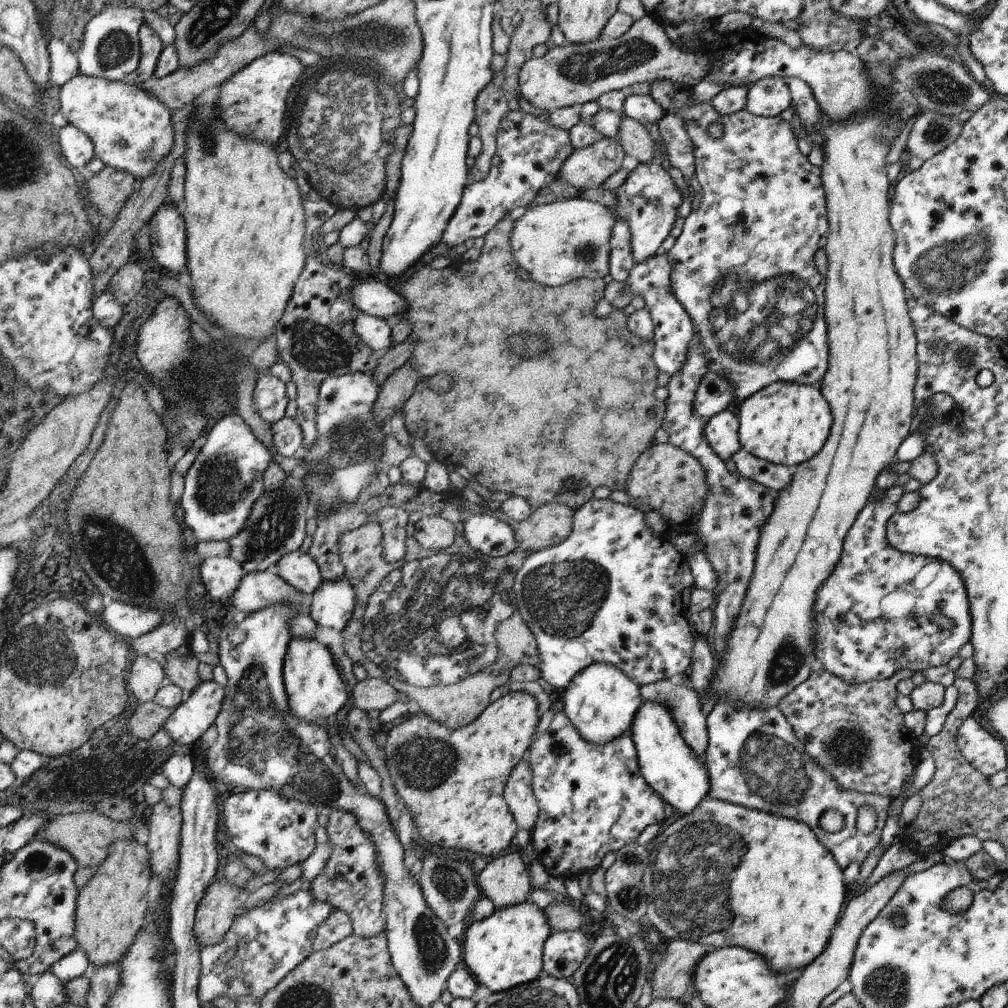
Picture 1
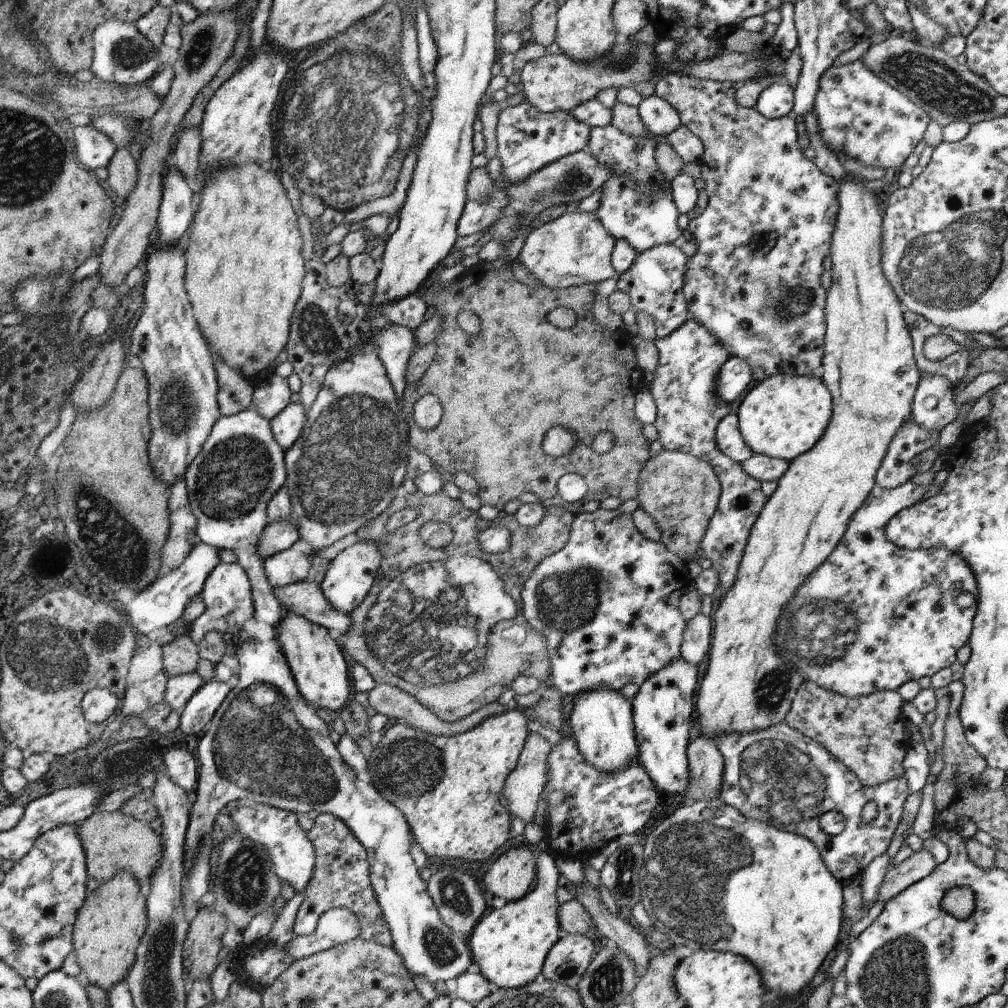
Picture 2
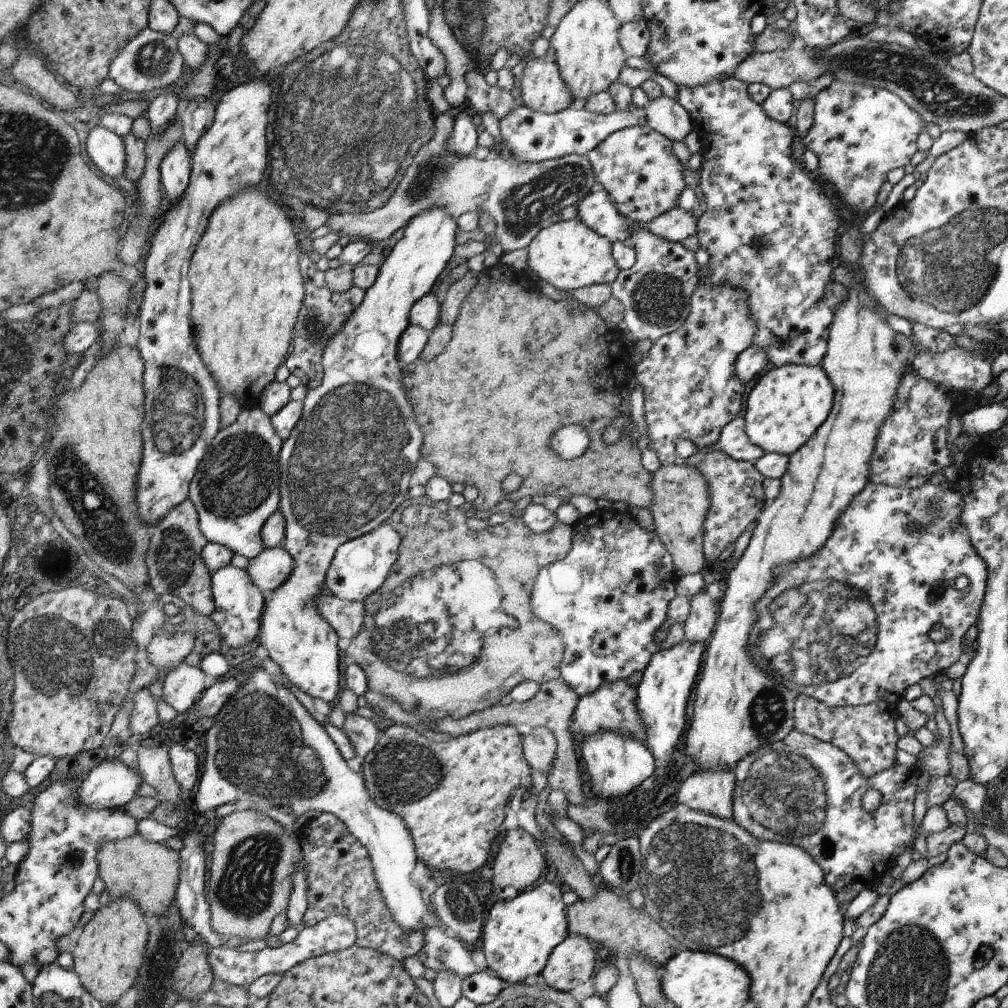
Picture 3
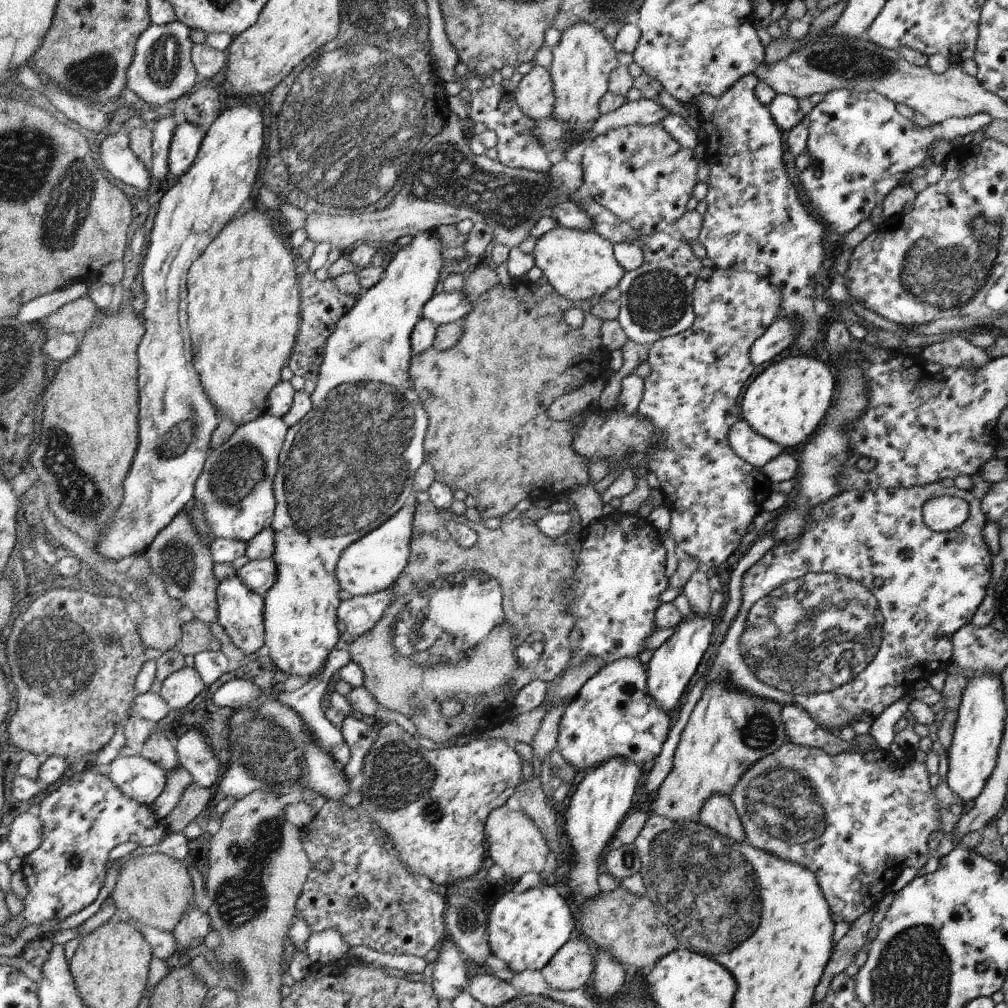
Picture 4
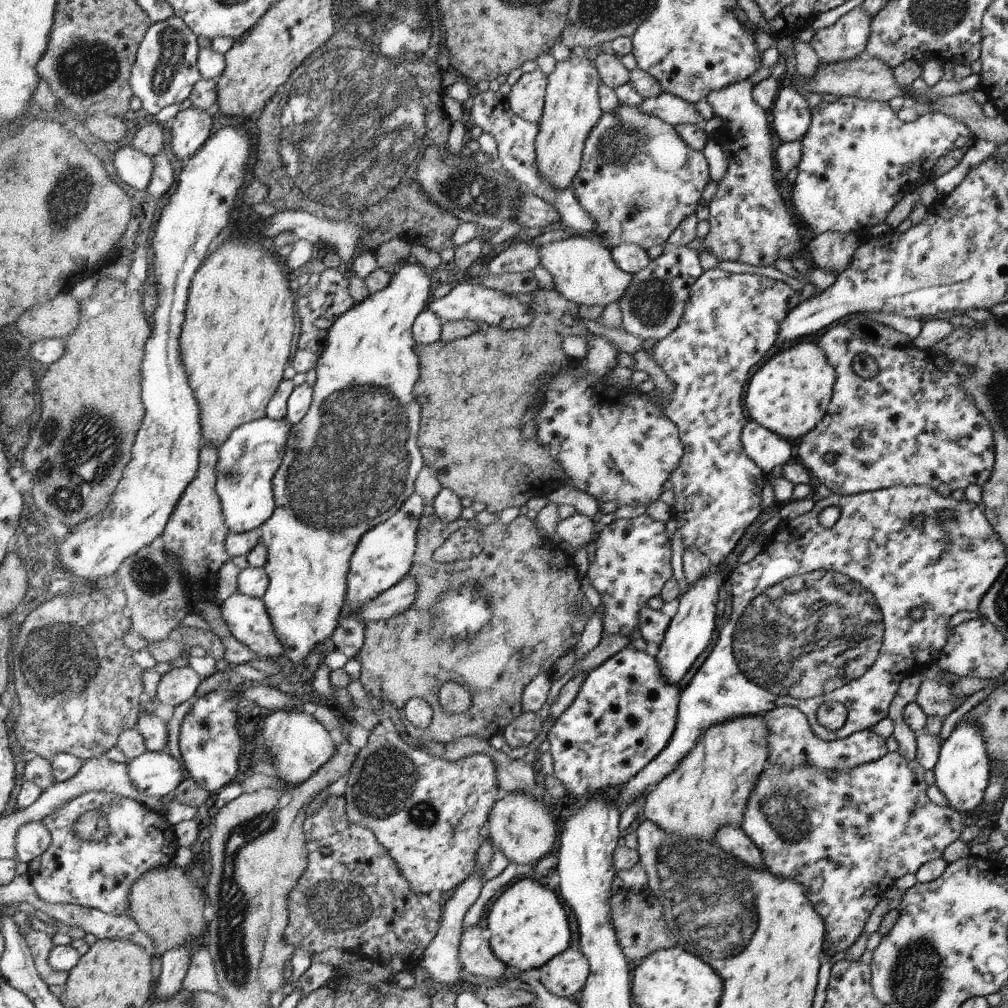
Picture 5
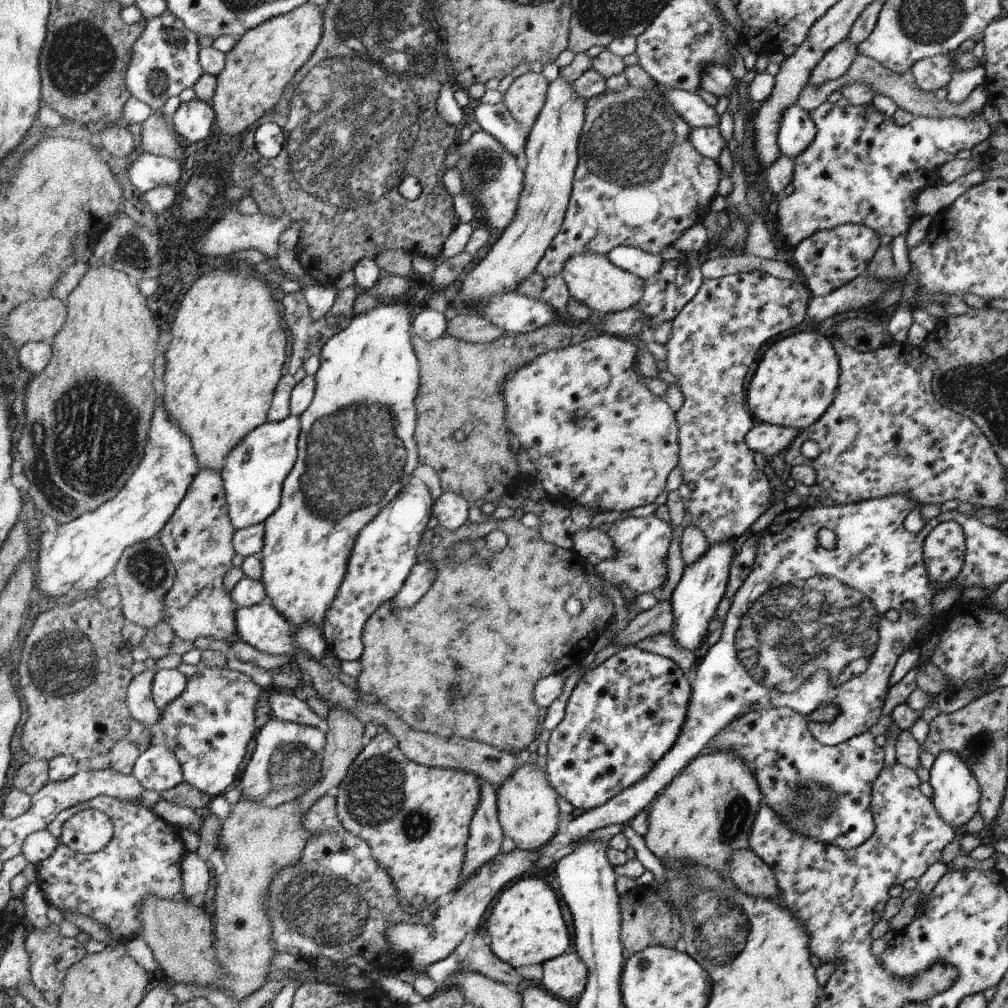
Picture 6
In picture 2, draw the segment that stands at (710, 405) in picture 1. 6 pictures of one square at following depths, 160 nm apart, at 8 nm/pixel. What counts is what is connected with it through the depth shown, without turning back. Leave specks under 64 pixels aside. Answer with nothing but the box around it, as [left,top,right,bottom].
[717,356,755,402]

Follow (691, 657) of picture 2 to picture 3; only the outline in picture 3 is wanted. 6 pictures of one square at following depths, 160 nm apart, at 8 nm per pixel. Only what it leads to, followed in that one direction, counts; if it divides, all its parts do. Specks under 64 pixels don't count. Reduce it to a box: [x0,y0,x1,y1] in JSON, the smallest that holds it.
[683,589,718,642]

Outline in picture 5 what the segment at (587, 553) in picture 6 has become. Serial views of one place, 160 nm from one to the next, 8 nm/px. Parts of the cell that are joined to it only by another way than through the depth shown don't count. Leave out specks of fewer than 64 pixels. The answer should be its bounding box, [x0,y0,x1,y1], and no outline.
[556,513,599,548]

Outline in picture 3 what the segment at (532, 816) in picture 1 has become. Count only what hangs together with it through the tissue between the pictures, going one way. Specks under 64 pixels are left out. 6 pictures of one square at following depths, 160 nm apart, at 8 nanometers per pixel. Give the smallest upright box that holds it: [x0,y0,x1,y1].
[524,727,557,775]

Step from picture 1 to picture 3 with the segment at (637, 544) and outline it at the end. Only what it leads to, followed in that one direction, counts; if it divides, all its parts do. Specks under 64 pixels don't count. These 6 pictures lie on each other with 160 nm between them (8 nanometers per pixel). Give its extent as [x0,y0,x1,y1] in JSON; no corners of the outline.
[531,509,686,696]

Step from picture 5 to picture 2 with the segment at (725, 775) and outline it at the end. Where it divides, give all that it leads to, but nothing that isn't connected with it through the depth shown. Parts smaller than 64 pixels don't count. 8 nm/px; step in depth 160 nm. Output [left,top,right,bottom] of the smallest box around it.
[696,176,918,742]

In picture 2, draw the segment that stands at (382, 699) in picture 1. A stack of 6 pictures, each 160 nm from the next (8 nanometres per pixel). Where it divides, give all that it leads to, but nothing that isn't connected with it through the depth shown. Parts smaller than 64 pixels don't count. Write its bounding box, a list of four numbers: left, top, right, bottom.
[367,683,510,737]

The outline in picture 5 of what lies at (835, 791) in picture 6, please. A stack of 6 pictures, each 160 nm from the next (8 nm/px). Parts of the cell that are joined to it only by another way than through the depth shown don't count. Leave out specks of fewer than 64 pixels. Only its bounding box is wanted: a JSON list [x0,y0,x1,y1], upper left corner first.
[763,705,886,770]

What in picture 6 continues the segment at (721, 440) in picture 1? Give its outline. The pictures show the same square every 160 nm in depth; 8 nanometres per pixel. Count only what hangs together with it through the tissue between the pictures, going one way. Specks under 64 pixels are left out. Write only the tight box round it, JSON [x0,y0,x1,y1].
[746,423,802,458]

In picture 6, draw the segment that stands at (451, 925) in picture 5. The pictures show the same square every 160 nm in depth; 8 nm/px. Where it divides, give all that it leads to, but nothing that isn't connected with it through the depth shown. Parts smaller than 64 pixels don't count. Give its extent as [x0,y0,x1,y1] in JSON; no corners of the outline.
[462,780,504,881]

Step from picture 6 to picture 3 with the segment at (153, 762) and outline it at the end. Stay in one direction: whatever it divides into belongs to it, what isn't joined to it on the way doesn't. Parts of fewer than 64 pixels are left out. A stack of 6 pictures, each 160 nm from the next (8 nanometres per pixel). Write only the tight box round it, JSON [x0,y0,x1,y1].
[78,759,143,809]

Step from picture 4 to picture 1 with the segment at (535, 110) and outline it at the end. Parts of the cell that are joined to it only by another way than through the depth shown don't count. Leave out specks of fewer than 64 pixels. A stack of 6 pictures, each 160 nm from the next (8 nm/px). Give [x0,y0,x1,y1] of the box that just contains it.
[519,15,713,108]

